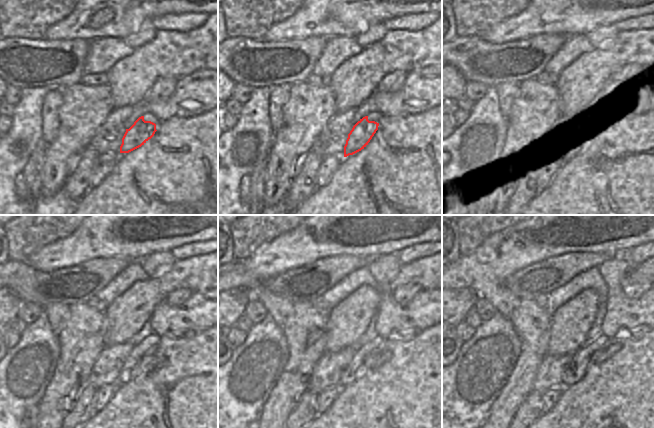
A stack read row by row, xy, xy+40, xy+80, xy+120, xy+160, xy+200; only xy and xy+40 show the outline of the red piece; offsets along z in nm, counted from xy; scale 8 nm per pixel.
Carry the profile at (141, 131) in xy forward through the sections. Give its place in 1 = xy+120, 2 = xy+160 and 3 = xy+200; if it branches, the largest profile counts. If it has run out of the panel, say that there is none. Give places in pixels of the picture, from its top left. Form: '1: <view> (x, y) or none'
1: xy+120 (126, 375)
2: xy+160 (348, 376)
3: xy+200 (570, 376)

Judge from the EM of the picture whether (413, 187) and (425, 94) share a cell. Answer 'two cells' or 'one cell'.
two cells

